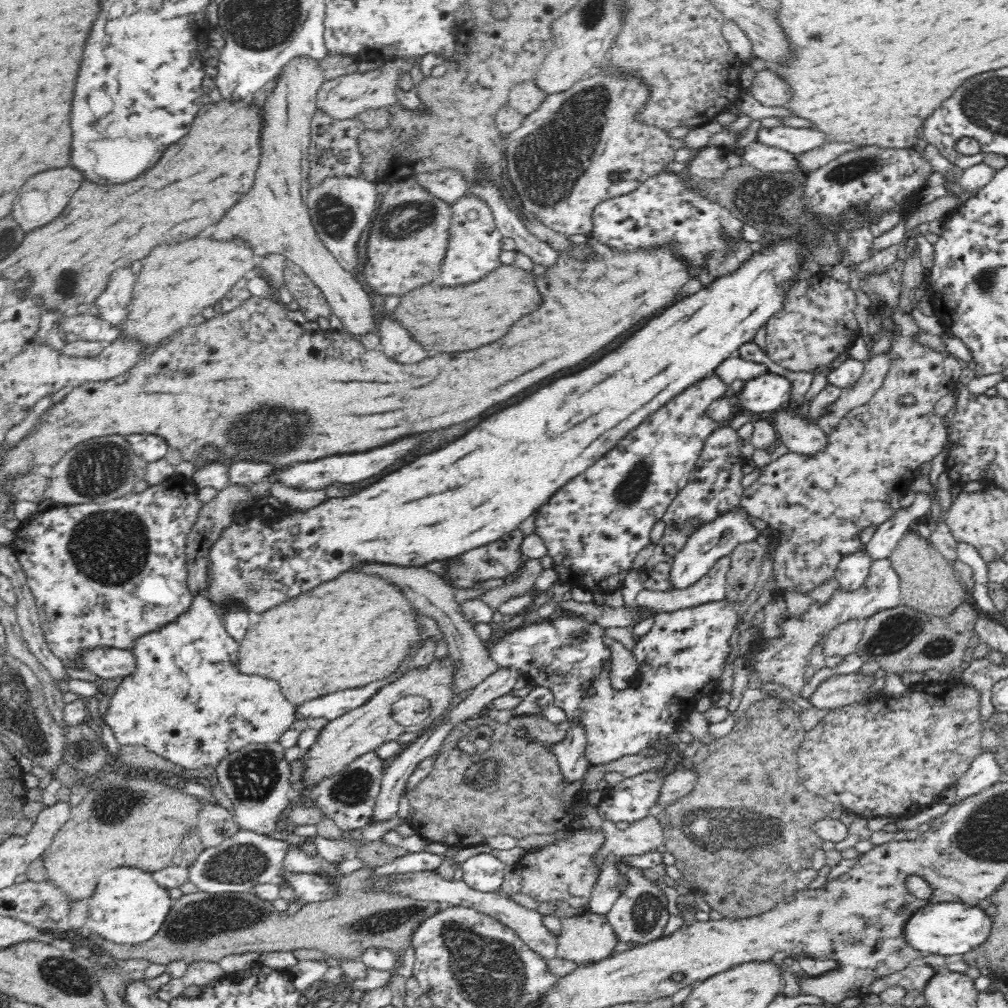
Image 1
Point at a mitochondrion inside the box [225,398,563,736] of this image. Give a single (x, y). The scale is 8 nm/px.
(256, 586)

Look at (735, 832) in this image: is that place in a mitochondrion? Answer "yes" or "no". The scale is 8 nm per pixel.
yes

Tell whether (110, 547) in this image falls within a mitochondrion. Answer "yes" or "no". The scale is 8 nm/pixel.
yes

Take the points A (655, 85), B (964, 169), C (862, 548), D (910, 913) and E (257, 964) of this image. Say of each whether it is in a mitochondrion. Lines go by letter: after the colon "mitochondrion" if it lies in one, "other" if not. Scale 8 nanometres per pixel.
A: other
B: other
C: other
D: other
E: other

